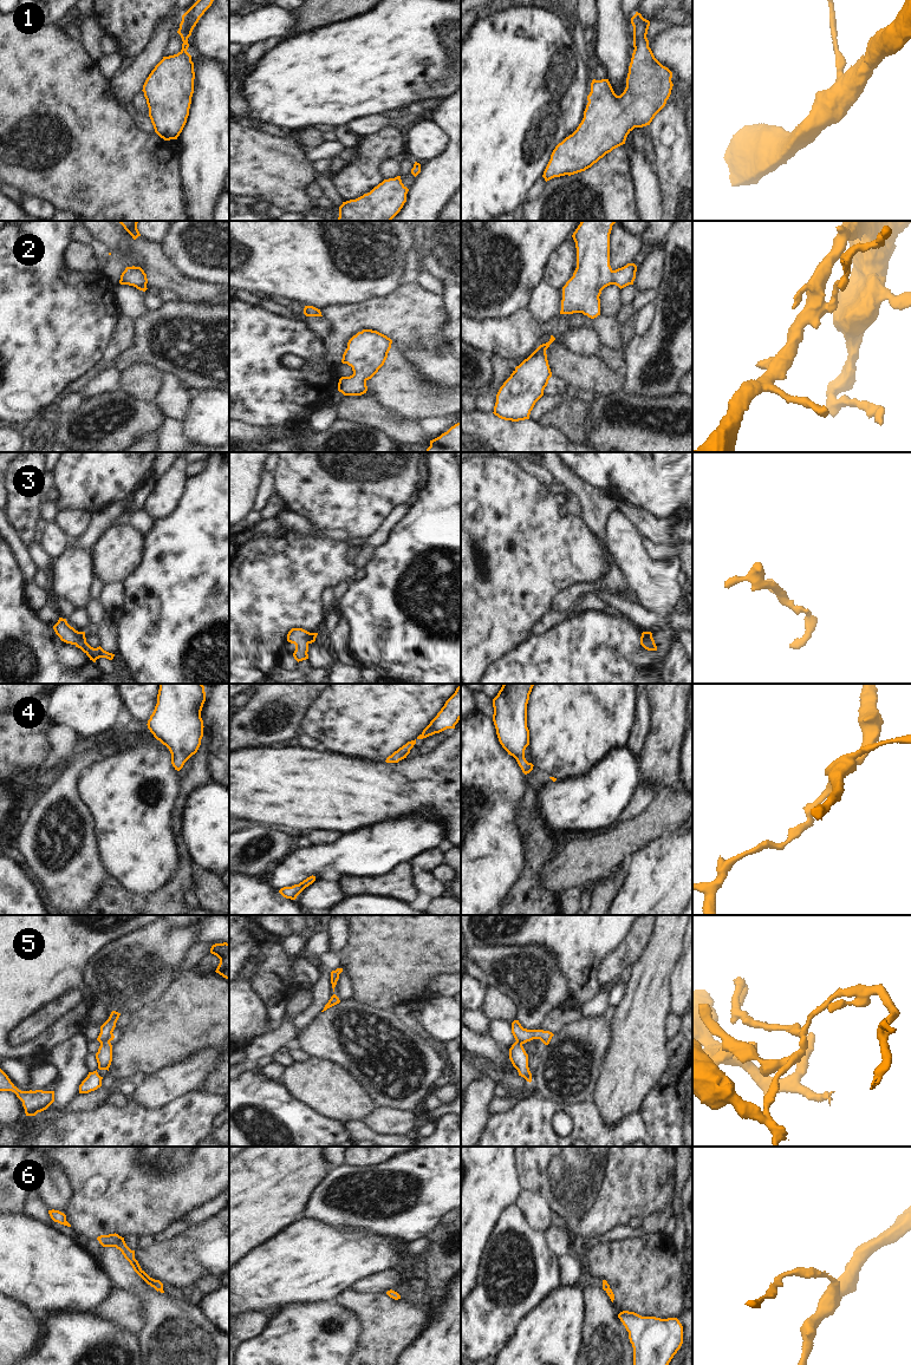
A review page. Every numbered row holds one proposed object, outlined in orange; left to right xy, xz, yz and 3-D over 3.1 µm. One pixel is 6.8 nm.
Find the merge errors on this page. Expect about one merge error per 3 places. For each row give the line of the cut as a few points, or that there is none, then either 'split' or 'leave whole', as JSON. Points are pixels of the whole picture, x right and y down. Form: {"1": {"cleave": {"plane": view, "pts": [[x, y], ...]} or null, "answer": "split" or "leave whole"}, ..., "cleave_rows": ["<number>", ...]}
{"1": {"cleave": null, "answer": "leave whole"}, "2": {"cleave": null, "answer": "leave whole"}, "3": {"cleave": null, "answer": "leave whole"}, "4": {"cleave": null, "answer": "leave whole"}, "5": {"cleave": {"plane": "xy", "pts": [[109, 1040], [101, 1044]]}, "answer": "split"}, "6": {"cleave": null, "answer": "leave whole"}, "cleave_rows": ["5"]}

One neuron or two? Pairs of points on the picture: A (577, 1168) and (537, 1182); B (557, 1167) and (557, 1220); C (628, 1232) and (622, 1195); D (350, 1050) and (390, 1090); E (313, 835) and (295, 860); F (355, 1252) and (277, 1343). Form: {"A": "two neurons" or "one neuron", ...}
{"A": "one neuron", "B": "two neurons", "C": "two neurons", "D": "one neuron", "E": "two neurons", "F": "two neurons"}

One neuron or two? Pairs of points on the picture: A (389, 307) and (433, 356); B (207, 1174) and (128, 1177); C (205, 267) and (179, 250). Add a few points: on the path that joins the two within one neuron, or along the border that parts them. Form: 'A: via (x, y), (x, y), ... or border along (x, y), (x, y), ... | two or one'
A: border along (446, 327), (446, 338), (440, 344), (408, 347) | two
B: via (187, 1174), (148, 1176) | one
C: via (199, 261), (188, 250), (184, 250) | one

